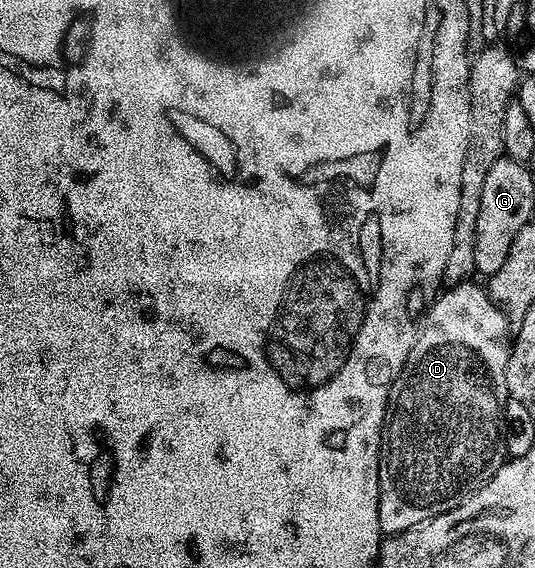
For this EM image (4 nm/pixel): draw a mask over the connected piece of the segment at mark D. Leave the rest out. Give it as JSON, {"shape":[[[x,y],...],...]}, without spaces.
{"shape":[[[464,282],[448,287],[442,294],[436,295],[431,301],[418,329],[415,345],[391,387],[391,397],[387,399],[387,417],[383,420],[383,446],[379,458],[379,531],[383,534],[404,532],[429,518],[437,518],[457,506],[463,500],[468,500],[477,489],[493,474],[497,474],[499,467],[508,459],[507,441],[505,439],[505,421],[503,410],[507,406],[509,393],[507,390],[507,357],[509,355],[509,325],[507,315],[491,301],[482,283]]]}

